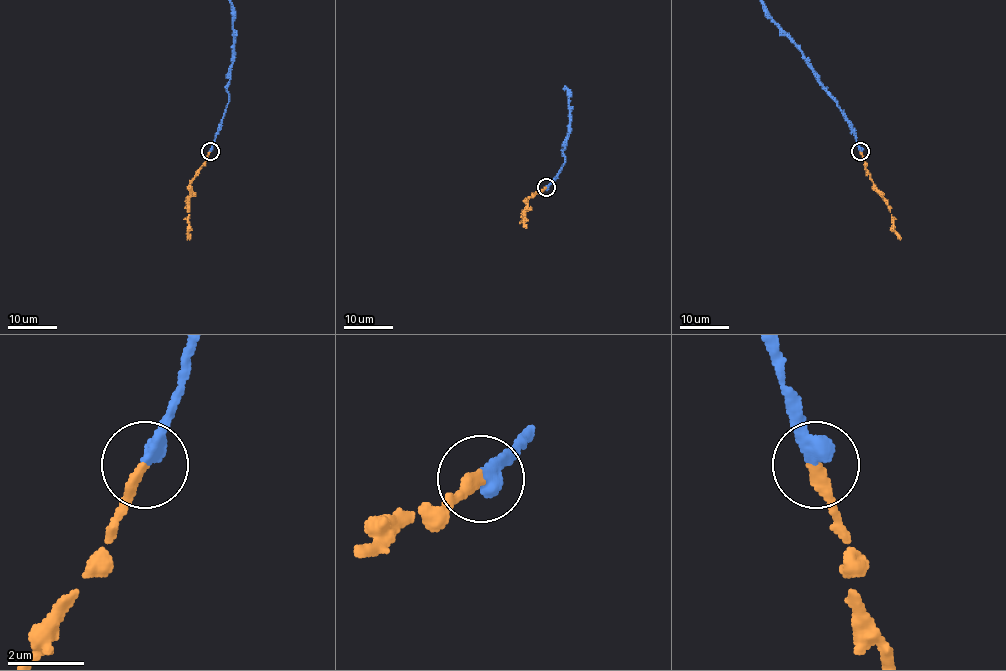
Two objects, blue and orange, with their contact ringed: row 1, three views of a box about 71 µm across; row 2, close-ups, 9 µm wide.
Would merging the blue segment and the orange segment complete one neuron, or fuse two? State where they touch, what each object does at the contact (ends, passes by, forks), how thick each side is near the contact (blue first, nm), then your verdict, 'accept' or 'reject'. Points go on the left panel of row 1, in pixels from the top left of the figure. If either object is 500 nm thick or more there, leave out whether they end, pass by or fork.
(210, 151) | blue ends | orange ends | 460/280 nm | accept

